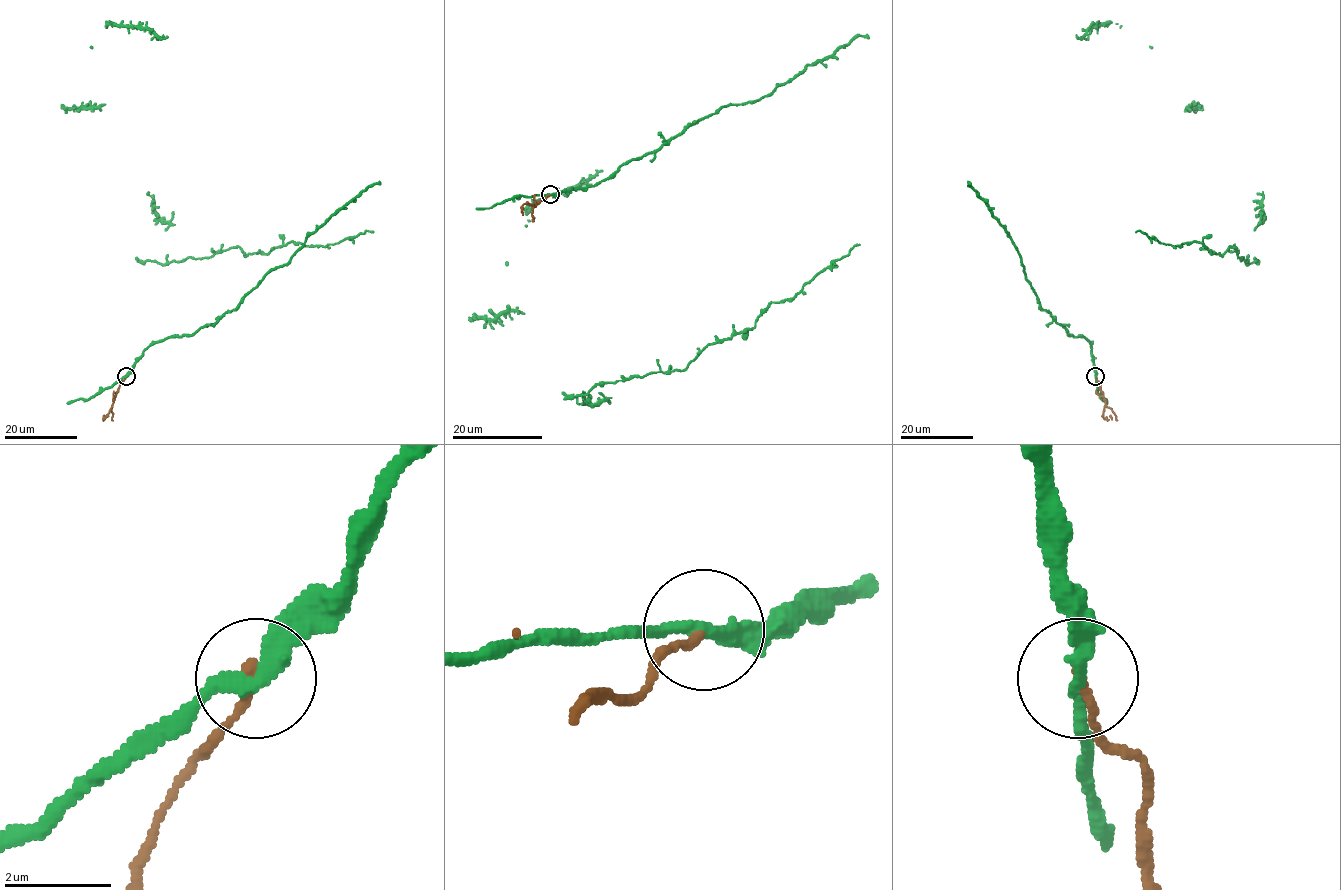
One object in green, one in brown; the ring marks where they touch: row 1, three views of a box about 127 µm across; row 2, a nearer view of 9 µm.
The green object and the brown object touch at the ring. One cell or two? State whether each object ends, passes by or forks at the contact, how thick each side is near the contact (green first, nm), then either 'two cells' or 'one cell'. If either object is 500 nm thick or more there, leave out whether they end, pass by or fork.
green passes by; brown ends there; 280 nm thick on the green side, 200 nm on the other; two cells

